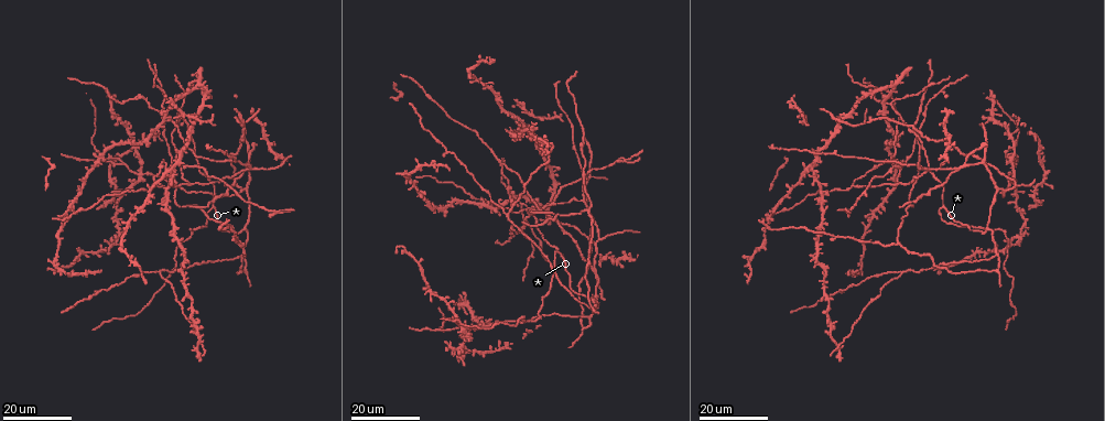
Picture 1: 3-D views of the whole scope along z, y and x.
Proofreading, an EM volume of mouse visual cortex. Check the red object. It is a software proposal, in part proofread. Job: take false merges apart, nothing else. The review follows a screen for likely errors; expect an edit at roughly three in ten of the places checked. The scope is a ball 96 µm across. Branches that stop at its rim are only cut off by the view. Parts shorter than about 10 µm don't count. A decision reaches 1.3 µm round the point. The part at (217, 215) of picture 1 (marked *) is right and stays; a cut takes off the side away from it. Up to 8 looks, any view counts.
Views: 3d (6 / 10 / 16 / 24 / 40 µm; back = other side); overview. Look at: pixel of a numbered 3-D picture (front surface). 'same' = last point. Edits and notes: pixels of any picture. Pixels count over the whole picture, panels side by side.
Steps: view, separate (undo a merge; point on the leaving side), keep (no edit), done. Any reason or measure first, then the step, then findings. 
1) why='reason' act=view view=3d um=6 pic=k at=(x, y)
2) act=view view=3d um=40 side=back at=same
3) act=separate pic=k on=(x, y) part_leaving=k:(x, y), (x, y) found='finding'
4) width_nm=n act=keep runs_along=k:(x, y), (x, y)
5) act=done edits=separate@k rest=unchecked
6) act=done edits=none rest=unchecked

why='arms part here' act=view view=3d um=16 pic=1 at=(561, 257)

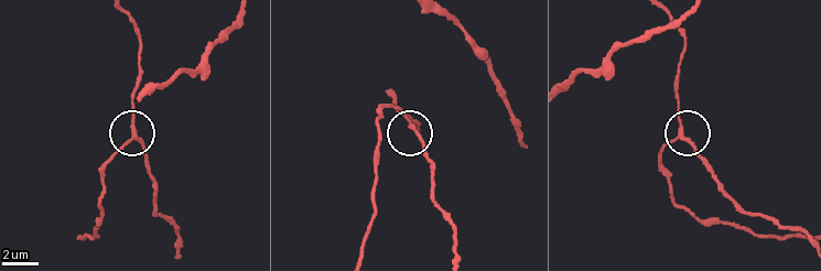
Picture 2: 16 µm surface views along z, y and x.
why='zoom in' act=view view=3d um=10 pic=2 at=(409, 128)

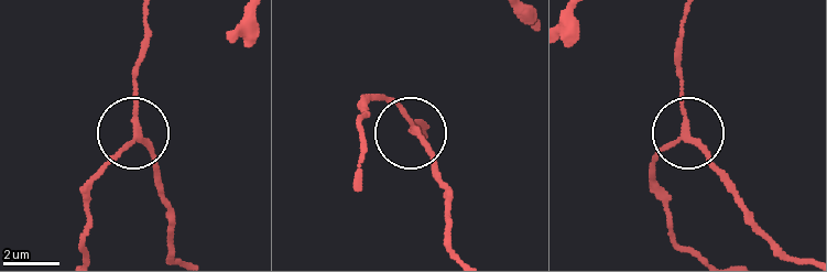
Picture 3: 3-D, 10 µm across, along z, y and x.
width_nm=170 act=keep runs_along=3:(744, 205), (683, 137), (650, 170) found='continuous, no second neuron'

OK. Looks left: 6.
why='a fork' act=view view=3d um=24 pic=1 at=(184, 166)

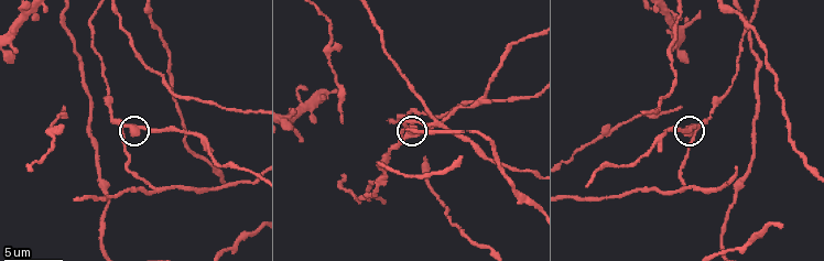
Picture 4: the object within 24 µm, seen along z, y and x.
why='closer look' act=view view=3d um=10 pic=4 at=(407, 136)

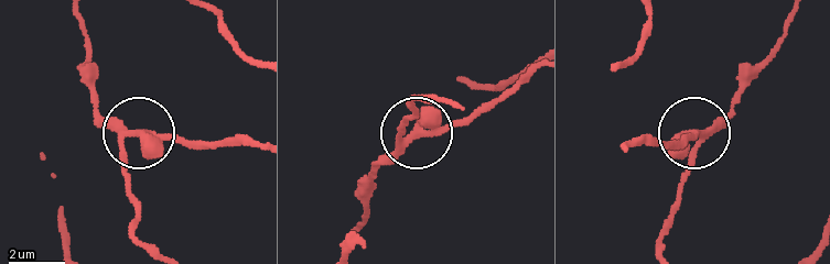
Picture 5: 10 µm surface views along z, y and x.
act=separate pic=5 on=(429, 135) part_leaving=5:(394, 154), (420, 138), (470, 123), (534, 76) found='a second neuron is stuck on'

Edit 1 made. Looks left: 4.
why='three-way junction' act=view view=3d um=24 pic=1 at=(848, 187)

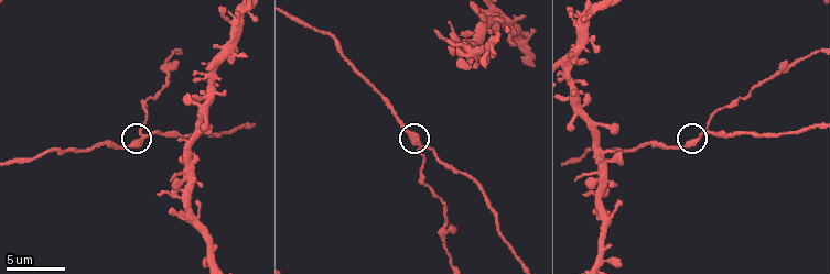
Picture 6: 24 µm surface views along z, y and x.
act=view view=3d um=10 pic=6 at=(141, 140)

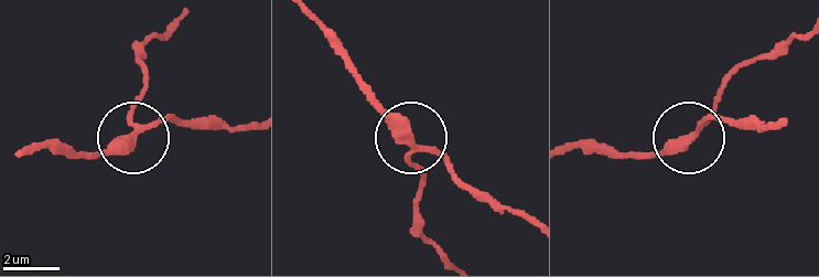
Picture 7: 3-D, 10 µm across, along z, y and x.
arms=3 act=separate pic=7 on=(146, 89) part_leaving=7:(138, 125), (133, 106), (140, 53), (176, 20) found='a second neuron is stuck on'

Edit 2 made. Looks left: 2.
act=done edits=separate@5,separate@7 rest=unchecked

